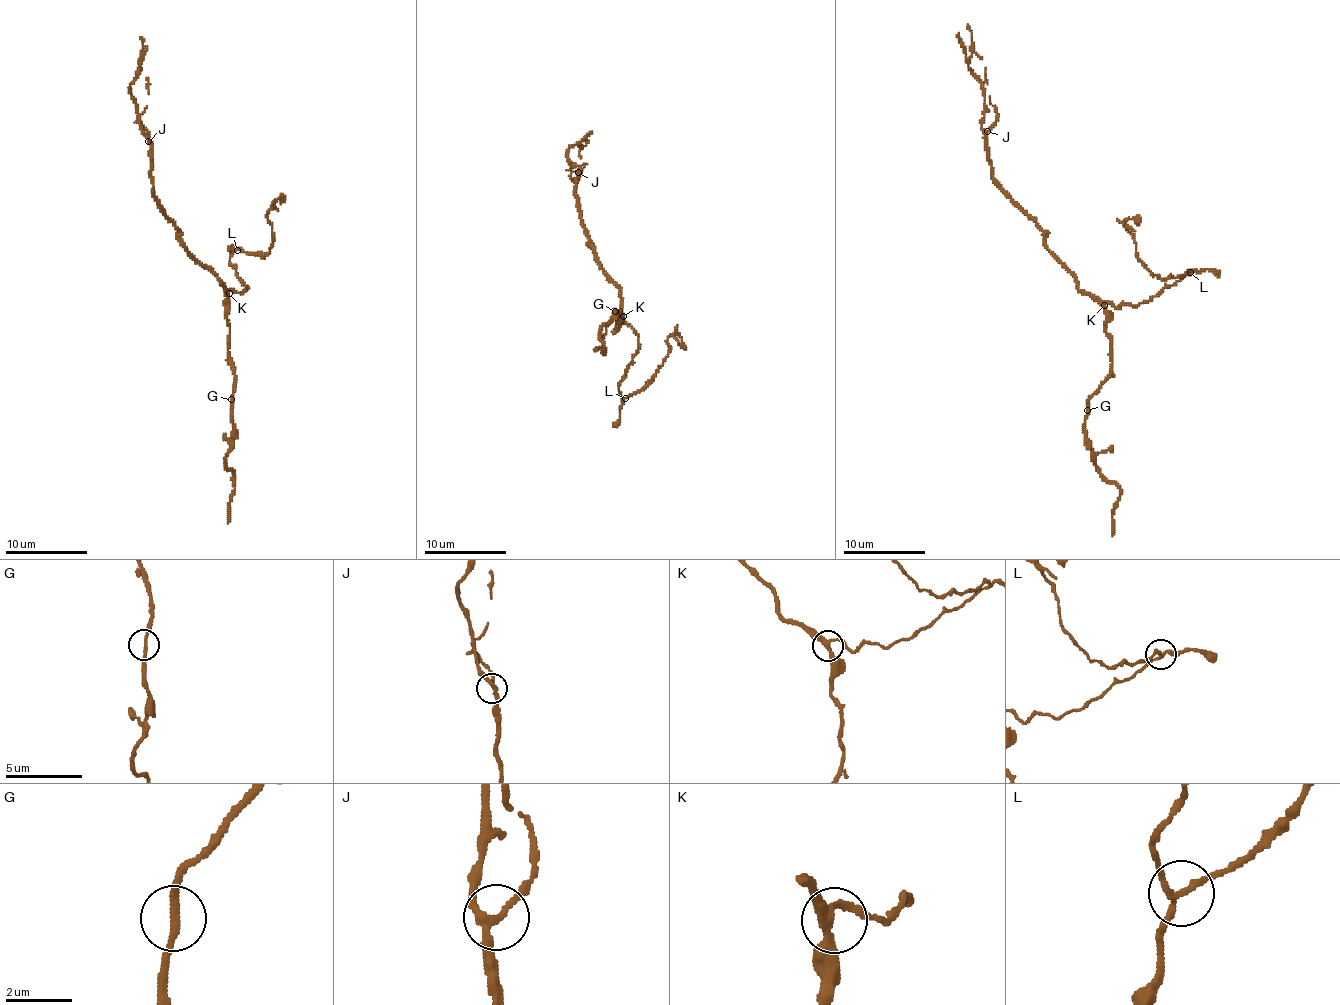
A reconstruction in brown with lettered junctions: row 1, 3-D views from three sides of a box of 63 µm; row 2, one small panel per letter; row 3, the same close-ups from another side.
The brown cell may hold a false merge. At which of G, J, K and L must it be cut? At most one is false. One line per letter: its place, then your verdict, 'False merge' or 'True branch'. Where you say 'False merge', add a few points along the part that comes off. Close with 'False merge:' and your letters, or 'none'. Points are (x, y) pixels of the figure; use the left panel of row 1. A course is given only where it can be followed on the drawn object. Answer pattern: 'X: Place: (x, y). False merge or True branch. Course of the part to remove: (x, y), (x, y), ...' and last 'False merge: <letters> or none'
G: Place: (231, 399). True branch
J: Place: (148, 141). True branch
K: Place: (229, 293). True branch
L: Place: (237, 250). False merge. Course of the part to remove: (237, 249), (264, 257), (270, 251), (272, 237), (267, 215), (277, 199), (285, 195)
False merge: L

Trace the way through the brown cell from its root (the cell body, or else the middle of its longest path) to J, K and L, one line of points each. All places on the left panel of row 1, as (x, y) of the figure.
J: (206, 267), (180, 245), (180, 231), (168, 218), (154, 194), (148, 141)
K: (206, 267), (223, 283), (229, 293)
L: (206, 267), (226, 290), (243, 292), (247, 288), (229, 261), (237, 249)

